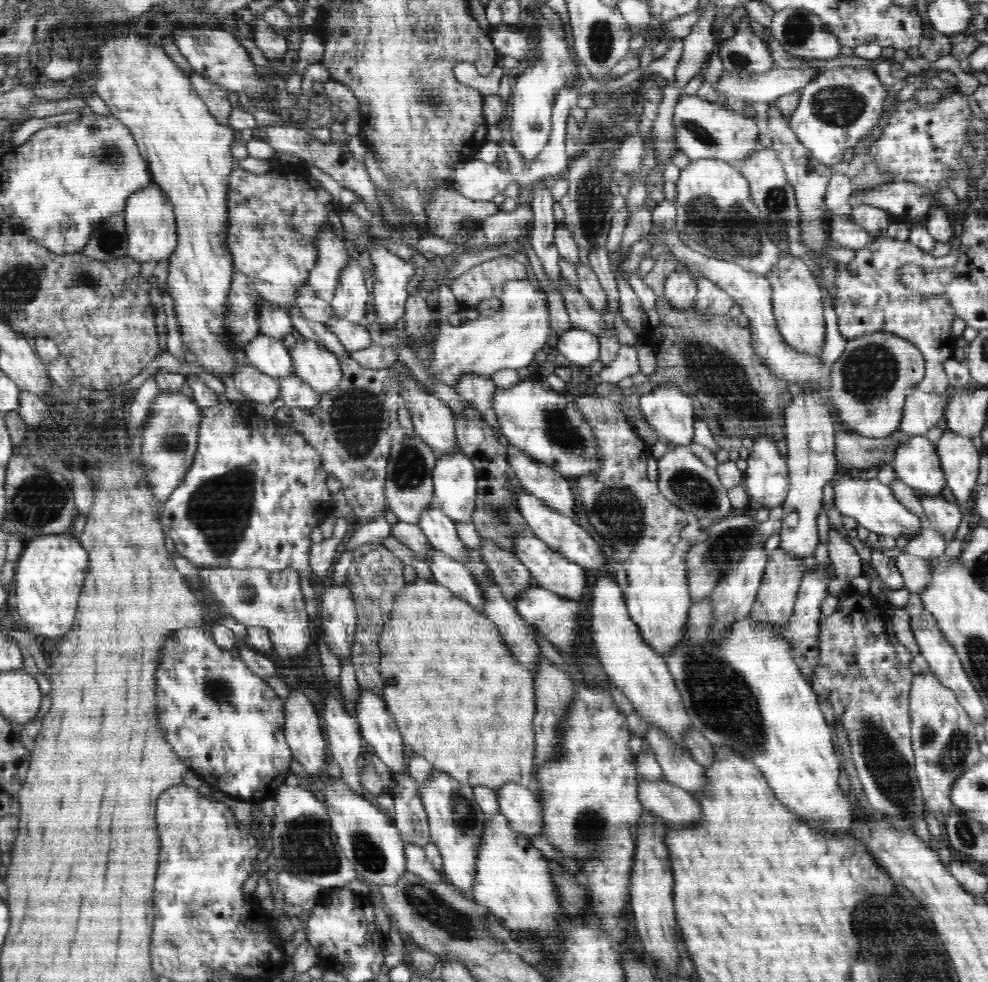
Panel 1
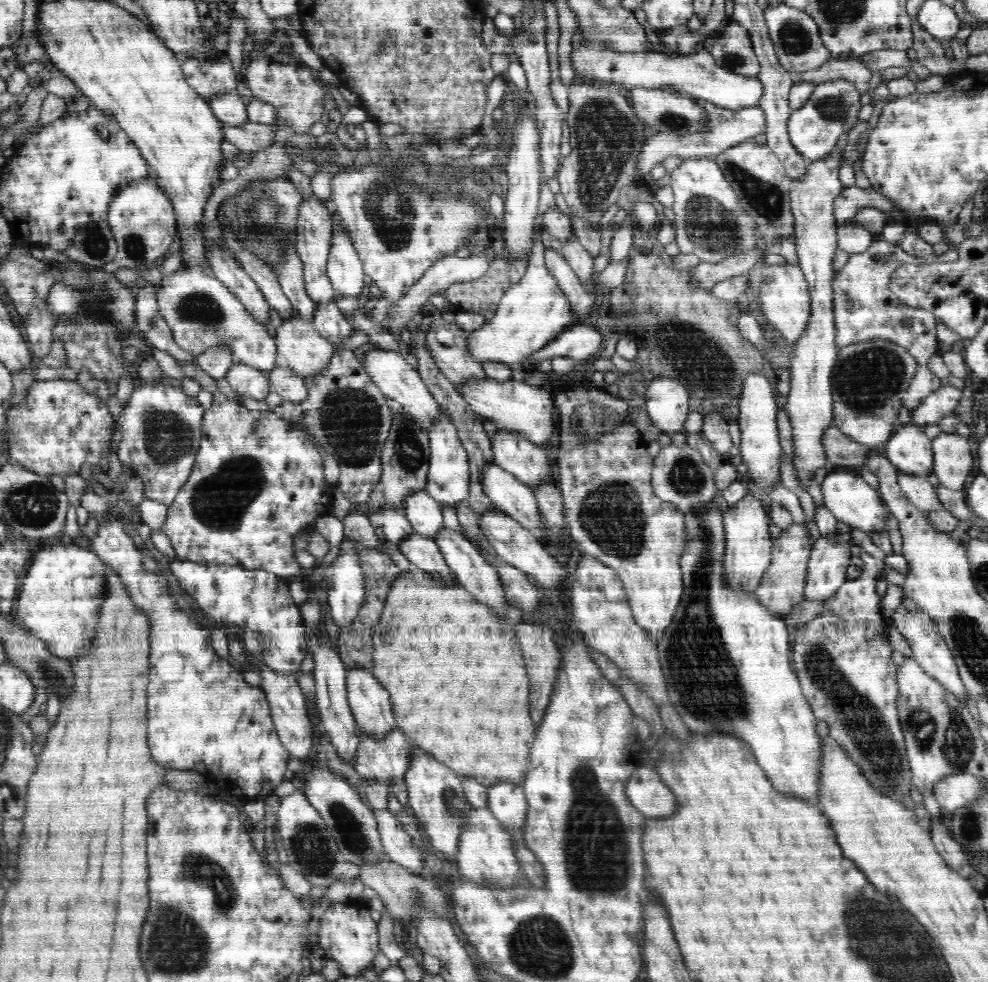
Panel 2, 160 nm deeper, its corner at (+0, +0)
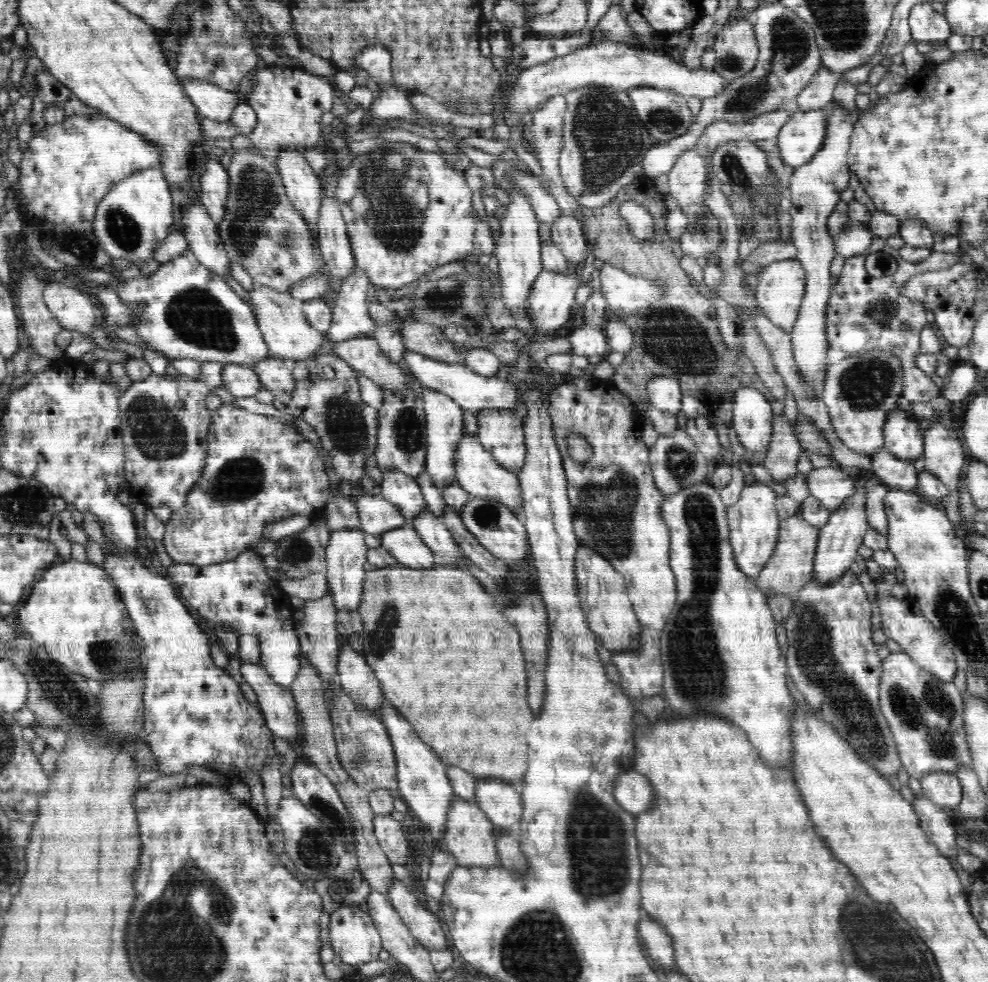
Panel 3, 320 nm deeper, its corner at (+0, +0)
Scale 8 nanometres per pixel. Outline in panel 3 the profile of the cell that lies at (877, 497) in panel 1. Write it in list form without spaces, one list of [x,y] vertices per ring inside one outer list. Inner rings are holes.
[[[837,465],[814,468],[805,477],[810,495],[820,500],[824,508],[830,512],[838,510],[842,502],[858,490],[857,478],[850,478]]]

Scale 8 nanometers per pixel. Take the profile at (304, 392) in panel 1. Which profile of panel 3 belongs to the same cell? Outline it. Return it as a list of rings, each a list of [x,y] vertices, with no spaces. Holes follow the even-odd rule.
[[[268,356],[266,360],[253,365],[255,372],[261,380],[262,386],[268,390],[282,392],[292,392],[296,386],[296,380],[293,378],[292,365],[286,360],[272,358]]]

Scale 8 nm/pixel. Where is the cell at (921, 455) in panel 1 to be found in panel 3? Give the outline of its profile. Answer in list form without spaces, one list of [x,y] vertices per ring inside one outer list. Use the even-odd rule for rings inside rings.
[[[900,407],[890,409],[884,423],[884,449],[914,464],[924,456],[923,432],[917,418],[910,412]]]

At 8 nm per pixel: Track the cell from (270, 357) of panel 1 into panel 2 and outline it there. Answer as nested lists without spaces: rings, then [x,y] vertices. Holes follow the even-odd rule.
[[[200,265],[181,266],[172,275],[165,276],[161,280],[161,285],[156,286],[155,297],[158,312],[172,331],[174,342],[190,356],[197,359],[200,354],[204,354],[204,350],[223,344],[231,350],[234,363],[248,364],[265,372],[272,370],[272,367],[277,365],[275,338],[270,336],[264,324],[252,317],[246,309],[246,305],[243,305],[223,282],[220,282],[204,267],[200,267]]]

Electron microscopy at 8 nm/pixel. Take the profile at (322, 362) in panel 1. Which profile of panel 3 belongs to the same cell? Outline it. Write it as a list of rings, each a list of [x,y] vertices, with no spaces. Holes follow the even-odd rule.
[[[254,284],[252,290],[247,291],[248,300],[250,300],[249,306],[255,314],[257,325],[272,358],[284,359],[291,365],[298,361],[316,358],[316,350],[324,344],[326,338],[308,322],[303,311],[302,300],[269,286],[258,284]]]

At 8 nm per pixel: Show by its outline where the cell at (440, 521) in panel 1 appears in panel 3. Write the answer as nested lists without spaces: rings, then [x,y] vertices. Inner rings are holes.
[[[398,470],[383,472],[383,476],[380,496],[394,504],[407,520],[406,524],[411,526],[413,518],[428,506],[424,503],[419,484],[415,482],[415,478]]]

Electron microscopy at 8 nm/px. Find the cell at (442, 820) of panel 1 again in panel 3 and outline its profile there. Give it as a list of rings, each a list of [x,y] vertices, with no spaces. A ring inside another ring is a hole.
[[[387,701],[379,708],[378,718],[387,728],[397,762],[397,794],[402,797],[415,815],[430,828],[432,836],[443,838],[447,825],[447,812],[454,799],[458,799],[449,778],[447,765],[418,737],[412,725],[403,718]]]

